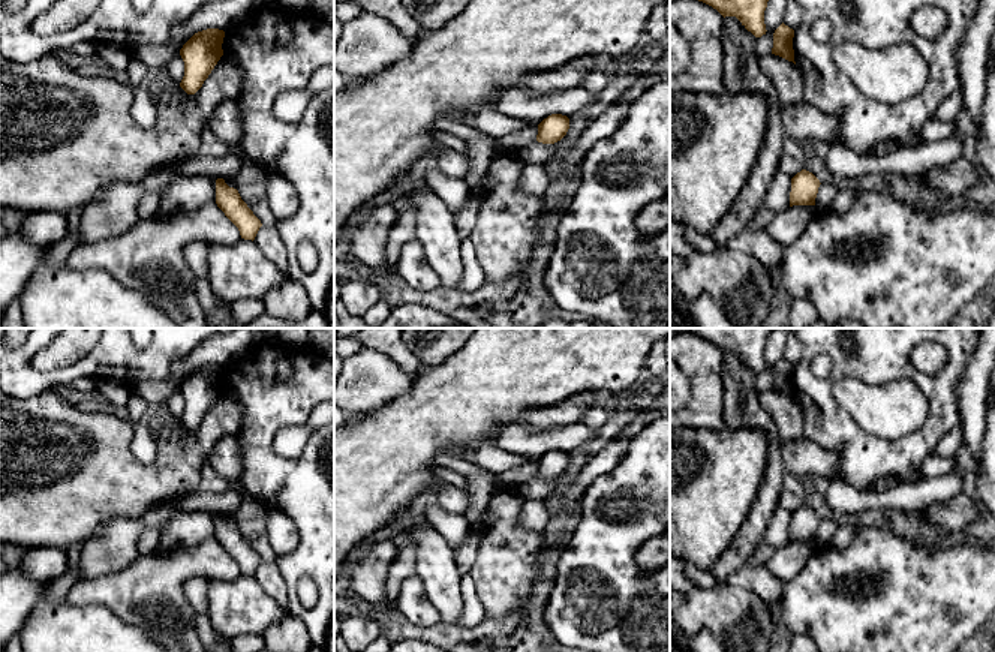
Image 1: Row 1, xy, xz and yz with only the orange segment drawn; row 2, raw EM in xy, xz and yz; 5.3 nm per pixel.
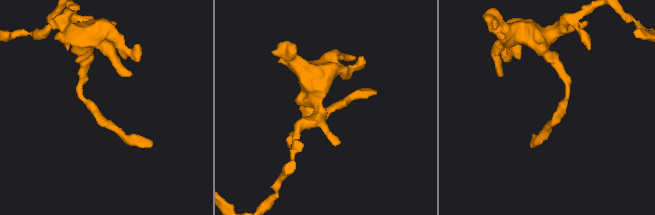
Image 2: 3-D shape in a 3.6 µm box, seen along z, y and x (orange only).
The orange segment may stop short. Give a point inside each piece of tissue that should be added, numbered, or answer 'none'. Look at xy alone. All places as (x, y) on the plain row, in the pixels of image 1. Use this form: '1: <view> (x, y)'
none

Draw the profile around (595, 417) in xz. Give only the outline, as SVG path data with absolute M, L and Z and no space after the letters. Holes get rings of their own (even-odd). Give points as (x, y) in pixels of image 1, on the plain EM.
M599 406L587 409L580 423L590 429L601 429L608 420L608 411Z

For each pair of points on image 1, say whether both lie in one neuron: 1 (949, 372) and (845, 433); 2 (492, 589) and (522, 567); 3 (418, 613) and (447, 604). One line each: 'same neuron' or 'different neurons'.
1: same neuron
2: same neuron
3: different neurons

